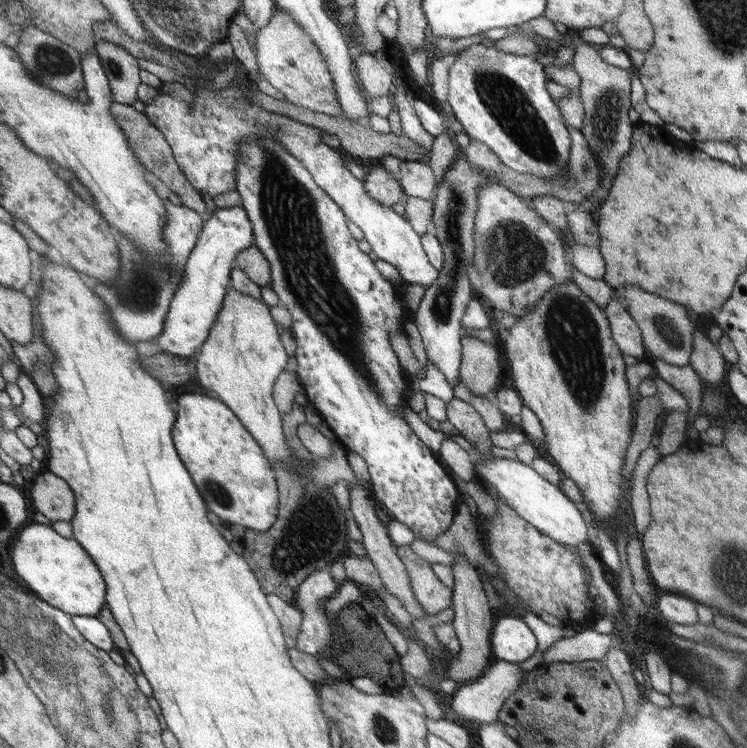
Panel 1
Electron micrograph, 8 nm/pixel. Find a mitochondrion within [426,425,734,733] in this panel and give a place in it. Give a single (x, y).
(715, 679)

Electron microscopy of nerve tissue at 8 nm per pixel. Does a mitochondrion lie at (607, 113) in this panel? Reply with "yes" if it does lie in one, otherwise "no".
yes

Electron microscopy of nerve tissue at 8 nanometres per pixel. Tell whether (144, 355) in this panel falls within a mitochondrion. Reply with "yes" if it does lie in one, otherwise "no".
no

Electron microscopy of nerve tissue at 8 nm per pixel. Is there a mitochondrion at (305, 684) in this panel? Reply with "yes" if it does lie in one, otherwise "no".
no

